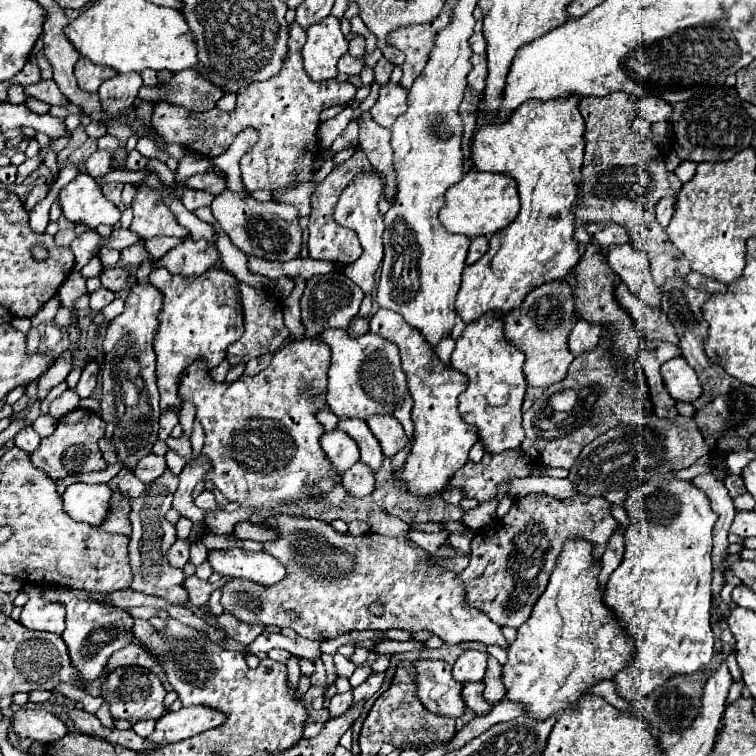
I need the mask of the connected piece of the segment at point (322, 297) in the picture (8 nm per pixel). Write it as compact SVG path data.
M340 272L310 278L306 282L306 290L304 290L304 296L300 300L306 336L316 338L318 332L324 328L348 328L350 320L358 314L358 306L360 306L362 298L364 298L362 288Z

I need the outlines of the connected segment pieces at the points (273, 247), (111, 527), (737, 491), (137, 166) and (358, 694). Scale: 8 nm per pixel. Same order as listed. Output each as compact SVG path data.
M224 190L212 200L210 210L220 228L230 236L232 244L238 246L244 254L280 262L298 258L302 248L302 230L298 226L298 210L294 206L280 202L258 202L246 190Z
M118 490L112 492L112 502L108 506L108 514L104 522L100 524L102 530L108 530L112 534L130 534L132 526L128 522L128 514L132 512L132 498L120 494Z
M728 475L724 483L732 498L735 498L738 495L742 495L747 492L743 480L739 475Z
M132 150L130 154L128 154L128 170L144 170L146 166L148 166L148 162L150 162L150 158L146 158L146 156L142 156L138 150Z
M374 674L374 676L370 676L364 684L360 684L360 686L356 686L356 688L352 688L352 696L354 696L354 704L358 704L358 702L362 702L362 700L368 700L378 688L380 688L380 684L382 684L382 674Z

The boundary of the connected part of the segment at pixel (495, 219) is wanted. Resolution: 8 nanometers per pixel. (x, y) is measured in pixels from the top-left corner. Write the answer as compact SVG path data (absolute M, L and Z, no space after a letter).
M470 170L460 182L446 190L446 202L440 210L440 222L454 234L474 236L492 236L494 232L510 226L520 210L516 180L510 174L498 172L480 172Z

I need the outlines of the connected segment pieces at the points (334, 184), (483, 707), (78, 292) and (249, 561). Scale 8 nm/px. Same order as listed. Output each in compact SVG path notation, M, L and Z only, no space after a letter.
M356 150L354 156L338 166L334 166L334 170L330 172L328 178L324 178L322 182L314 184L314 192L310 196L310 204L312 204L312 212L310 212L310 222L308 222L308 232L310 232L310 240L308 240L308 250L312 258L318 260L336 260L340 264L352 264L356 262L356 258L360 258L360 240L356 238L354 230L348 230L344 226L340 226L332 214L334 214L334 206L340 198L340 194L344 192L346 186L350 186L356 178L356 174L378 174L372 164L368 162L364 150Z
M464 682L464 684L462 684L464 704L466 704L468 708L472 708L476 714L486 714L486 712L490 712L490 708L492 708L488 702L484 702L482 690L484 690L482 682Z
M80 272L68 274L68 278L66 278L64 284L60 286L58 294L60 294L62 306L72 312L72 324L76 324L76 322L78 322L78 310L74 308L74 304L76 304L76 300L78 300L80 296L88 294L88 290L86 290L86 278L84 278Z
M242 548L234 550L210 550L208 564L222 576L240 576L260 584L276 584L284 578L284 566L264 552L248 552Z

